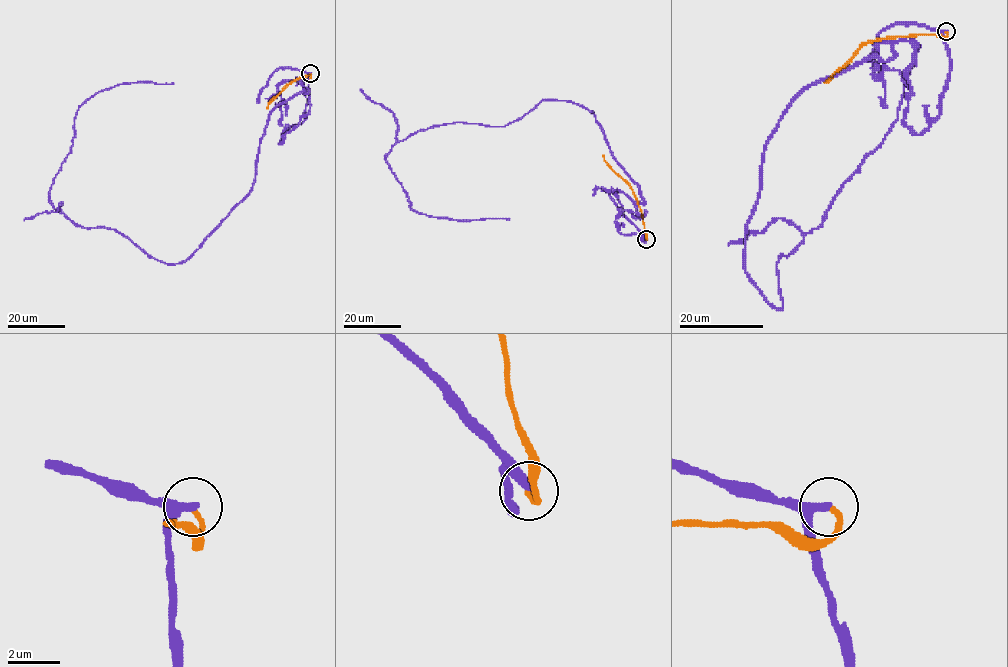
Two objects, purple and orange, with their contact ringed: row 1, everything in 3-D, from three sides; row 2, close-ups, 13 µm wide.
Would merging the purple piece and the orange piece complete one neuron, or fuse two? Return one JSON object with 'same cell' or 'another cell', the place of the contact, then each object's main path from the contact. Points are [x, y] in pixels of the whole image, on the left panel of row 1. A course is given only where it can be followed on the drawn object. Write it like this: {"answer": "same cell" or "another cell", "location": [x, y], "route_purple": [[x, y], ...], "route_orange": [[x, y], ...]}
{"answer": "another cell", "location": [310, 73], "route_purple": [[310, 73], [306, 118], [279, 144], [300, 80], [252, 190], [168, 264], [49, 189], [83, 103], [173, 83]], "route_orange": [[310, 73], [311, 77], [294, 80], [267, 109]]}

